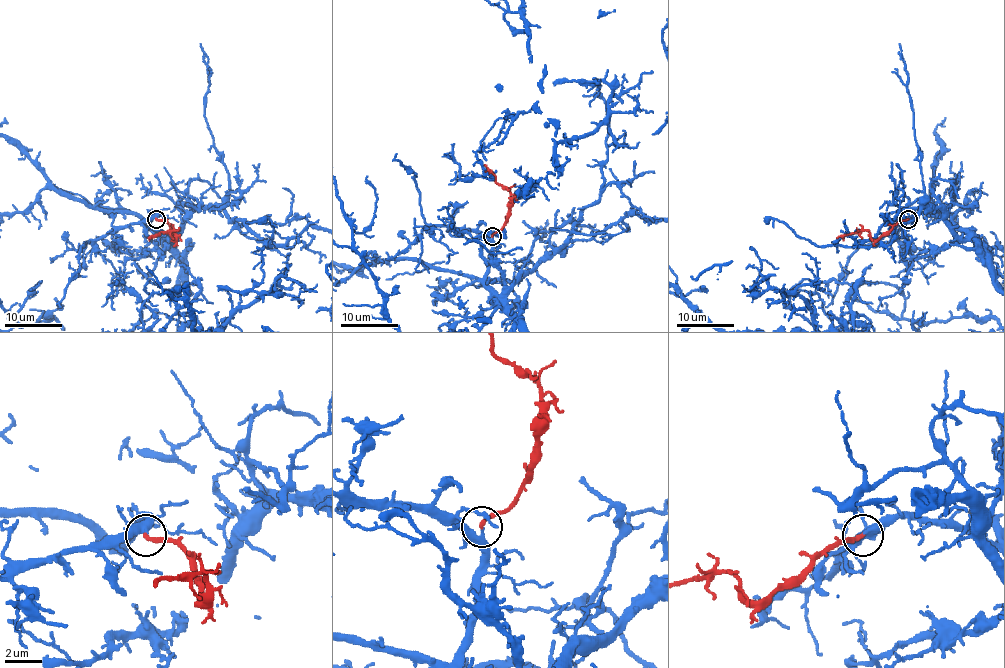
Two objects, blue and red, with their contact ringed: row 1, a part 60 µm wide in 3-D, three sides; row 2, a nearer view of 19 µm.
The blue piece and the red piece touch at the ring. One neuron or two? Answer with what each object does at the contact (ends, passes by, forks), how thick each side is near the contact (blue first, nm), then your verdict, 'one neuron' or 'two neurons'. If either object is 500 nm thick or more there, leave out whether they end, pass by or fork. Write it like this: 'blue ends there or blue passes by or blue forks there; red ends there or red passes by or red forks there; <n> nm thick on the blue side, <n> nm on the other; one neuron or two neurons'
blue passes by; red ends there; 240 nm thick on the blue side, 220 nm on the other; one neuron

